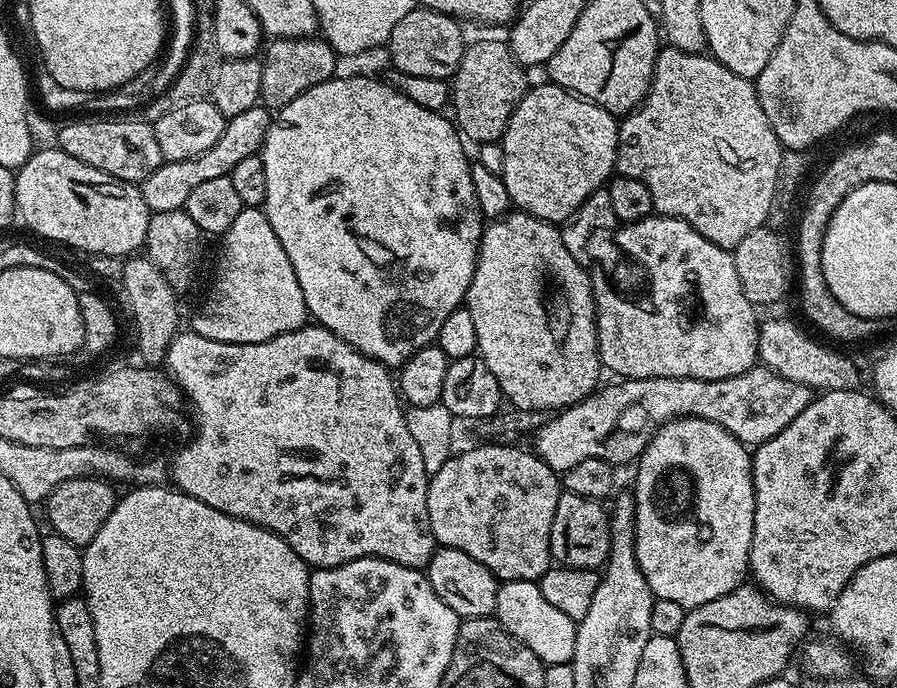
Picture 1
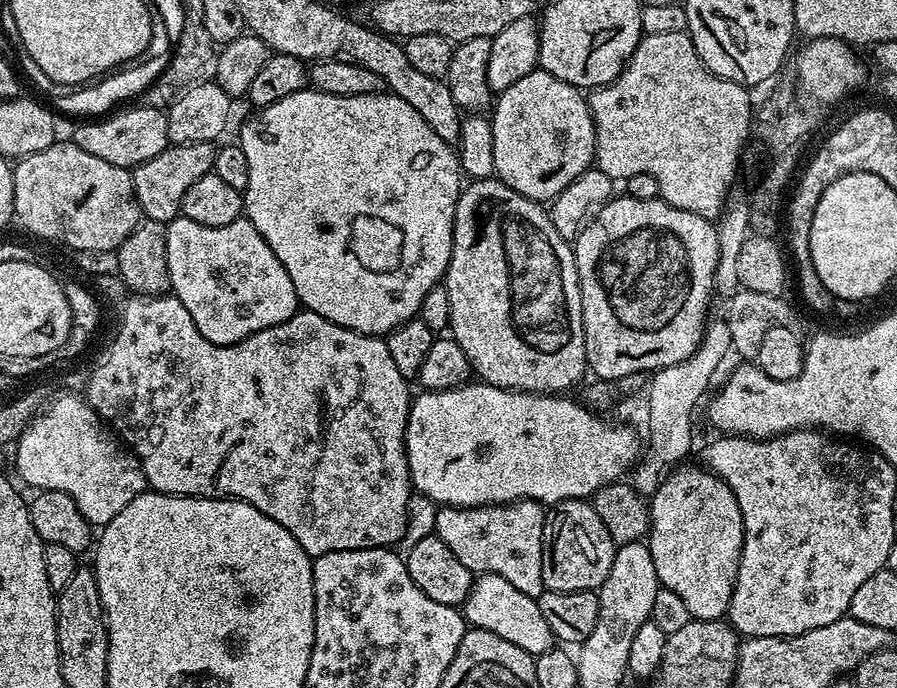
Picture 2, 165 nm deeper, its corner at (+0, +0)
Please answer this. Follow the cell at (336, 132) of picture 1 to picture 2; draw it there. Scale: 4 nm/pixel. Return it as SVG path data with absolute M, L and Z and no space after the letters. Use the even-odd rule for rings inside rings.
M305 90L290 94L290 98L282 98L282 102L274 102L251 114L253 116L241 126L238 137L242 154L246 154L246 163L250 166L250 182L242 194L244 212L258 230L258 234L266 238L270 250L278 254L278 262L286 266L286 274L290 274L290 282L294 282L297 301L307 311L322 314L322 318L338 326L346 326L367 336L387 337L389 332L402 326L407 320L417 319L426 294L430 294L430 290L443 281L444 271L448 269L450 262L454 242L454 218L462 191L462 173L457 149L442 142L442 138L438 138L438 134L434 134L434 130L426 126L422 114L418 114L418 110L410 106L410 102L402 102L402 98L391 94L335 96Z

